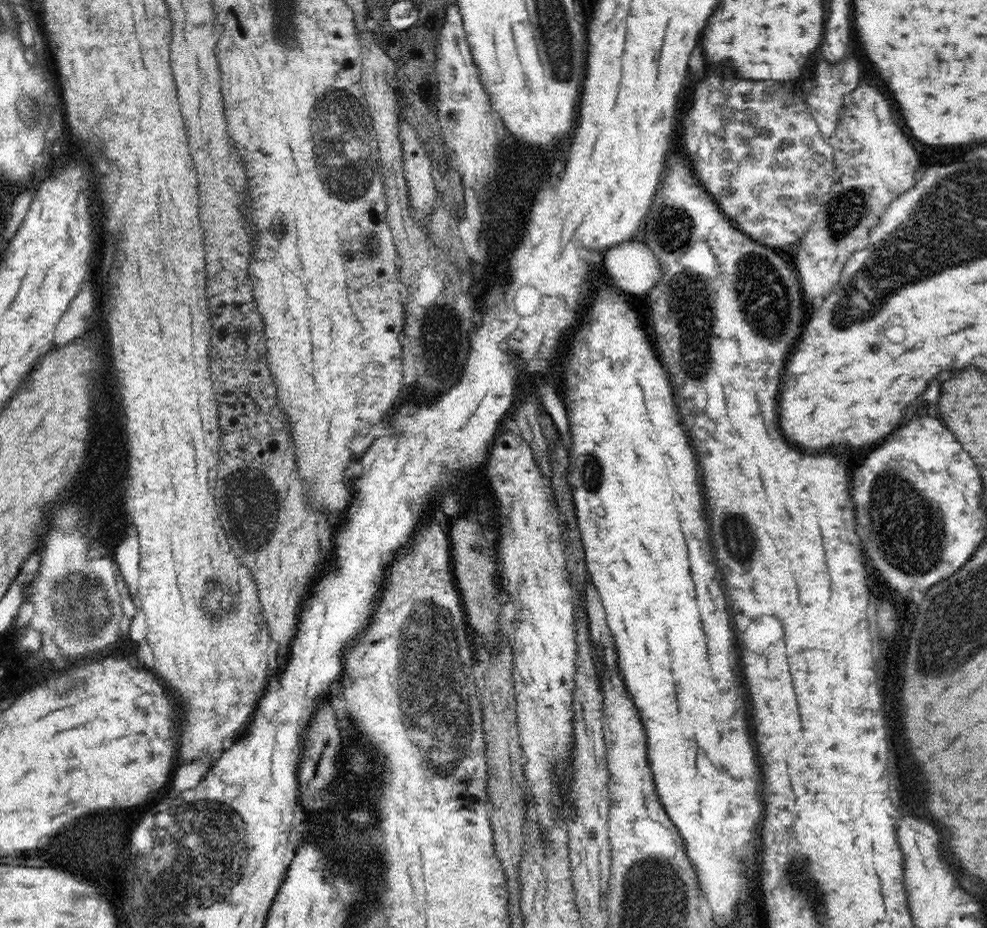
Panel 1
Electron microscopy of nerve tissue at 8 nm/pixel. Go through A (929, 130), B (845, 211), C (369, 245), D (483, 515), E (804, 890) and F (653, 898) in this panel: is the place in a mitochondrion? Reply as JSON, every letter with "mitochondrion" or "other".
{"A":"other","B":"mitochondrion","C":"mitochondrion","D":"mitochondrion","E":"mitochondrion","F":"mitochondrion"}

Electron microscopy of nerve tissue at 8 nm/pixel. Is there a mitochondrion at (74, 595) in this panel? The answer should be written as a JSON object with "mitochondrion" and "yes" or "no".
{"mitochondrion":"yes"}

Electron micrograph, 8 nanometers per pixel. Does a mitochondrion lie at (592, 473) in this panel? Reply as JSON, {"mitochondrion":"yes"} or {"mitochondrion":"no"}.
{"mitochondrion":"yes"}

